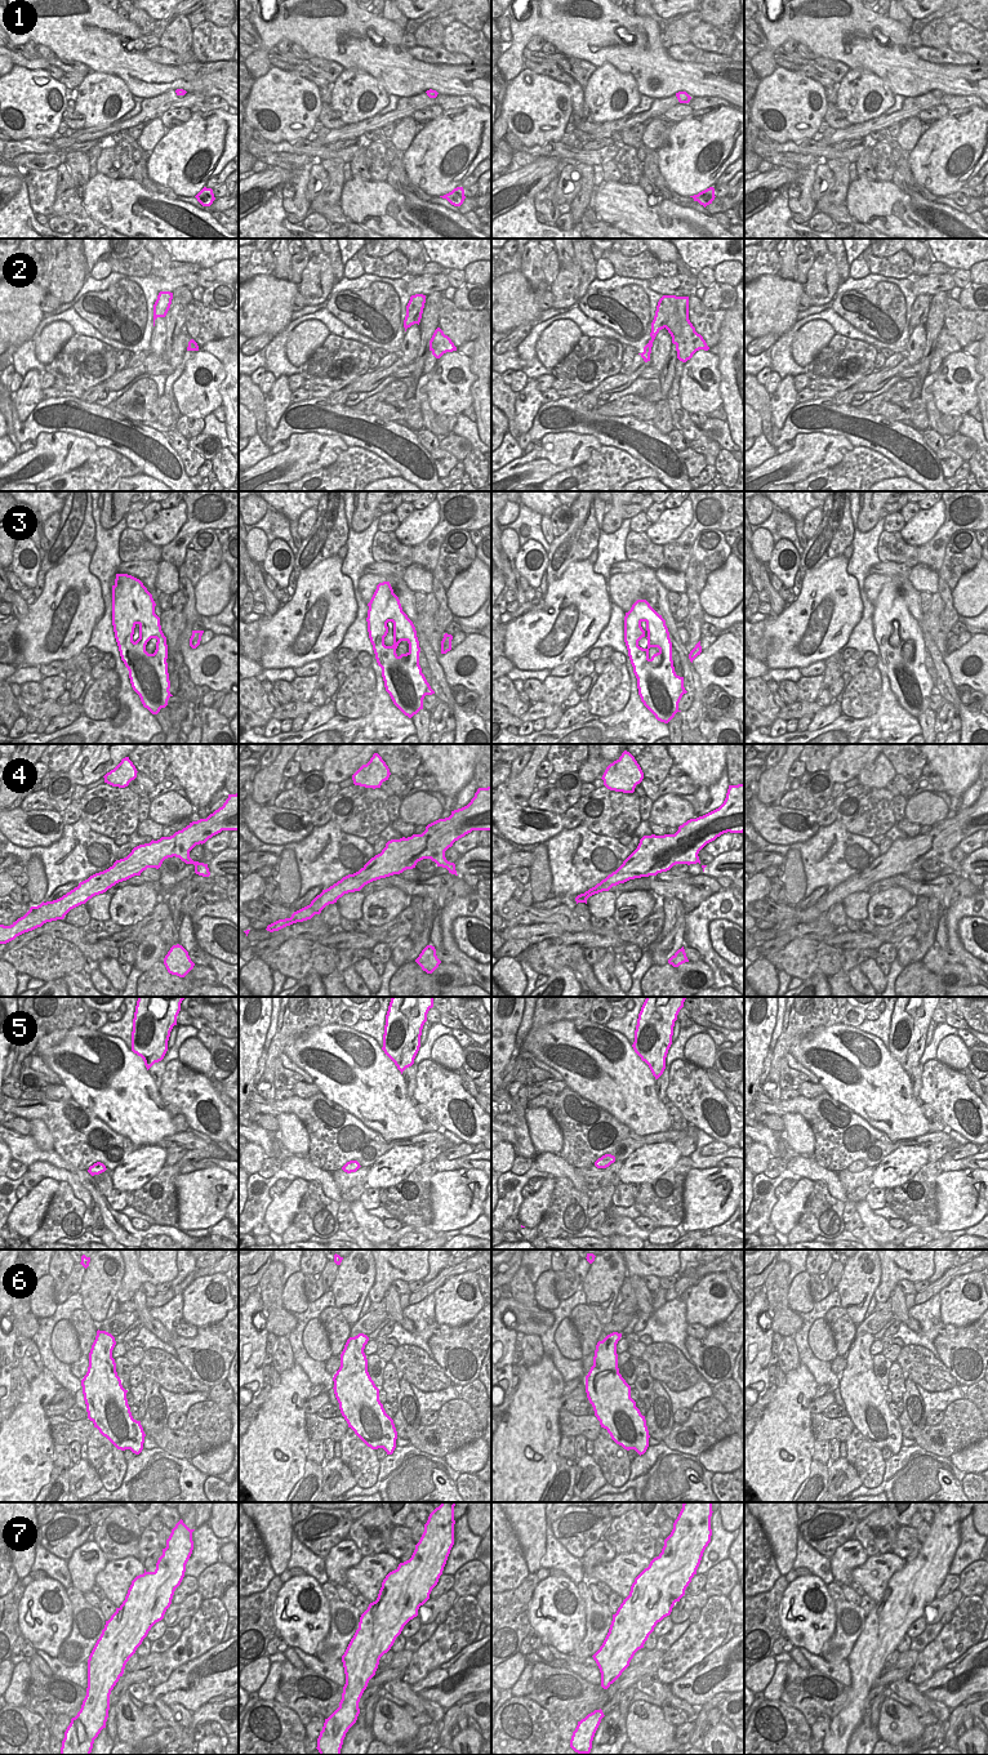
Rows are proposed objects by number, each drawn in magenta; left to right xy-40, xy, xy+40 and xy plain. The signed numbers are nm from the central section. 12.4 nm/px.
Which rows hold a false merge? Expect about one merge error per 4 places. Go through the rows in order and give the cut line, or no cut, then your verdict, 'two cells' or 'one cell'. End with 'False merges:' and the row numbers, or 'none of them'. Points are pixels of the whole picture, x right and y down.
1: no cut; one cell
2: cut in xy+40 along (673, 295), (673, 310), (664, 326); two cells
3: no cut; one cell
4: no cut; one cell
5: no cut; one cell
6: no cut; one cell
7: no cut; one cell
False merges: 2

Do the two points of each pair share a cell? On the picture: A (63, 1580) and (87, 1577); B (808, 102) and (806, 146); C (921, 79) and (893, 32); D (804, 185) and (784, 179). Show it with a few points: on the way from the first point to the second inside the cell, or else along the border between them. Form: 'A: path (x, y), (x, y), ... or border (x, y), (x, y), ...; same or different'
A: border (66, 1560), (72, 1585); different
B: border (811, 137), (777, 142); different
C: path (909, 67), (897, 54), (897, 44); same
D: border (796, 170), (797, 176), (787, 191); different

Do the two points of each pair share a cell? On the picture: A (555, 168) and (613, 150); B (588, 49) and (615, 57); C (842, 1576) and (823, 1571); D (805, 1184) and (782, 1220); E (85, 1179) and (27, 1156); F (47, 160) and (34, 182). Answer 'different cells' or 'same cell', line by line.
A: different cells
B: same cell
C: different cells
D: same cell
E: same cell
F: different cells

